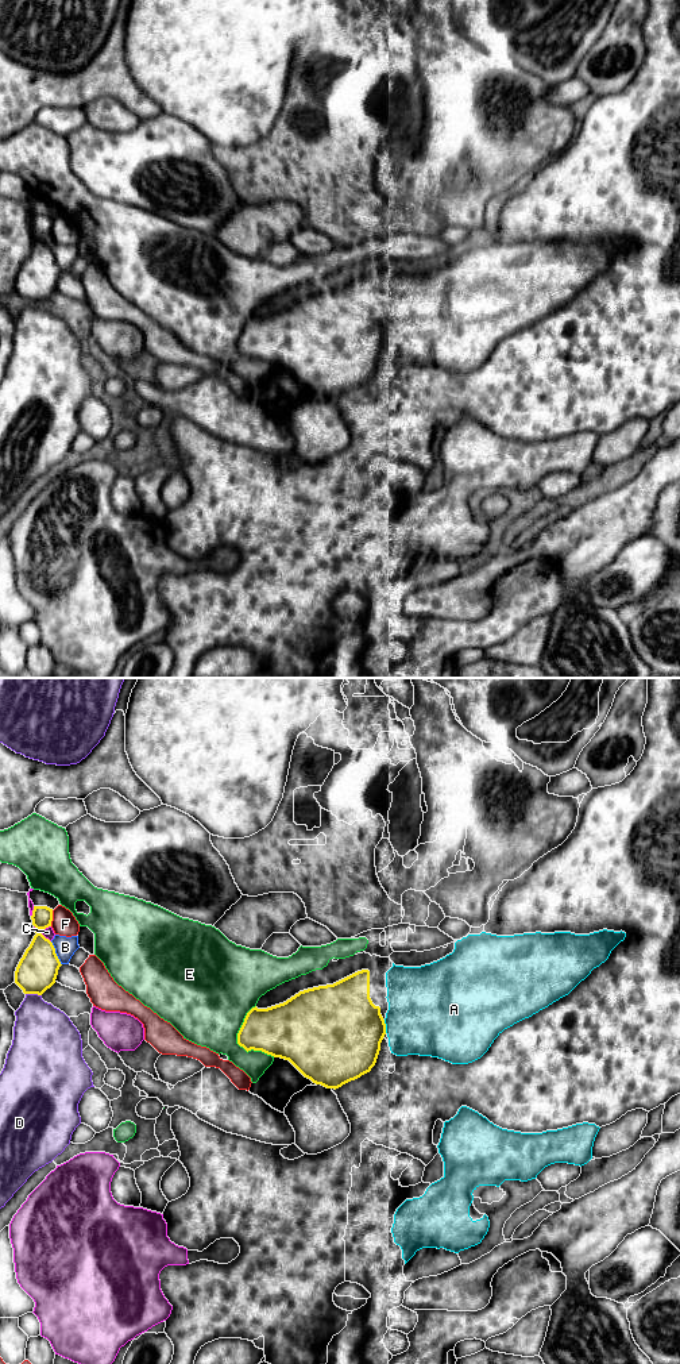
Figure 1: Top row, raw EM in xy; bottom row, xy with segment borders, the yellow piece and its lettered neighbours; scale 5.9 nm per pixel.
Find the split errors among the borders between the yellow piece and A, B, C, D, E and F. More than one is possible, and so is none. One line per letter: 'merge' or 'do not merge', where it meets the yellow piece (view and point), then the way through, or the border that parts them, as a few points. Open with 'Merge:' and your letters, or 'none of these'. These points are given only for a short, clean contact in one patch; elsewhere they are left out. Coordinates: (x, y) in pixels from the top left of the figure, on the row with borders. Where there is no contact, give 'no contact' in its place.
Merge: A
A: merge; contact xy (385, 1027)
B: do not merge; contact xy (55, 954)
C: do not merge; contact xy (42, 935)
D: do not merge; contact xy (34, 993); border xy (26, 993), (41, 995)
E: do not merge; contact xy (238, 1043)
F: do not merge; contact xy (51, 919)

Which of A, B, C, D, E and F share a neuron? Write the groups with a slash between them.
A / B / C / D / E / F

